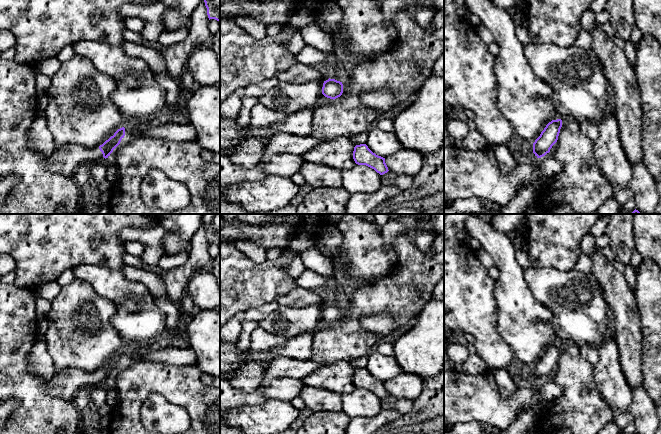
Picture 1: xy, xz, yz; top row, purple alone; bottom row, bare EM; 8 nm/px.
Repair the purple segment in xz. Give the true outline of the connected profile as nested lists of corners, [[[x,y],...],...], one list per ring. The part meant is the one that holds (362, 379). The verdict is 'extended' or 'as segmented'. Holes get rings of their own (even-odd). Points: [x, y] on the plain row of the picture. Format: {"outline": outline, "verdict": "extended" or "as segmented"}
{"outline": [[[360,368],[354,371],[353,383],[356,388],[366,389],[374,393],[380,399],[389,395],[385,387],[385,382],[373,377],[366,368]]], "verdict": "as segmented"}

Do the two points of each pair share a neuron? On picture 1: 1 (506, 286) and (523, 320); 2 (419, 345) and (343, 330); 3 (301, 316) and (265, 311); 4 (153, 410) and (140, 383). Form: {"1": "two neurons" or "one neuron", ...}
{"1": "one neuron", "2": "two neurons", "3": "two neurons", "4": "two neurons"}

